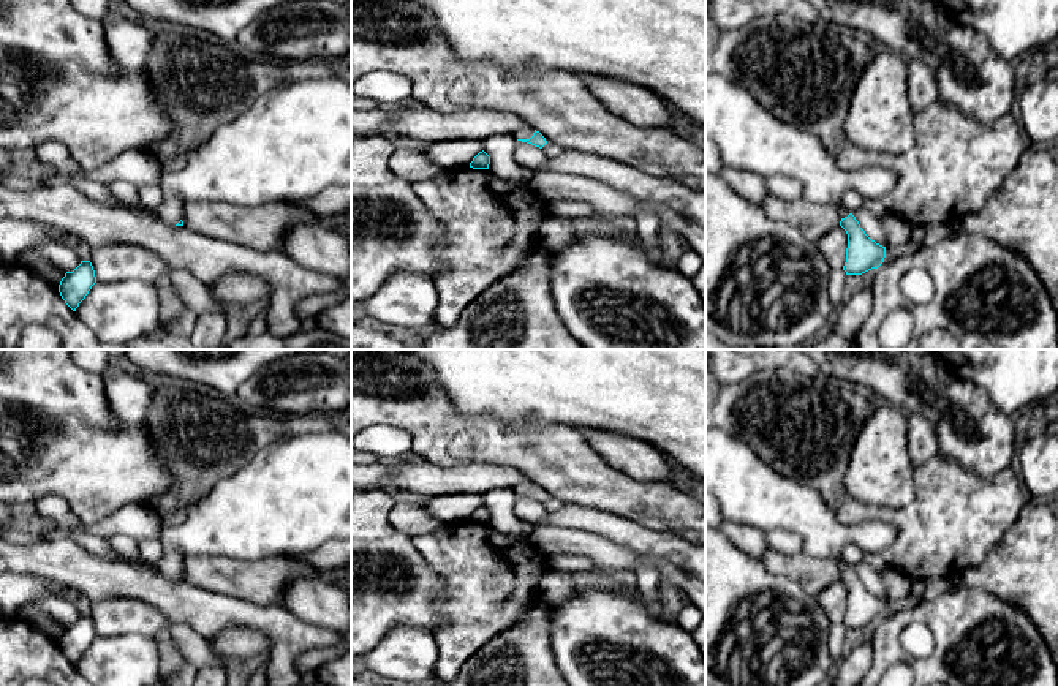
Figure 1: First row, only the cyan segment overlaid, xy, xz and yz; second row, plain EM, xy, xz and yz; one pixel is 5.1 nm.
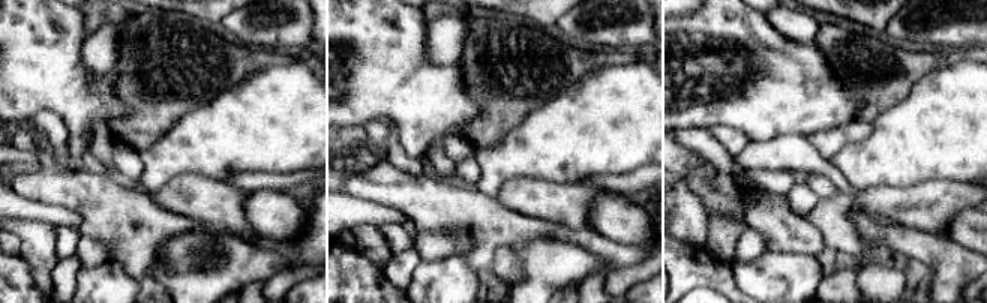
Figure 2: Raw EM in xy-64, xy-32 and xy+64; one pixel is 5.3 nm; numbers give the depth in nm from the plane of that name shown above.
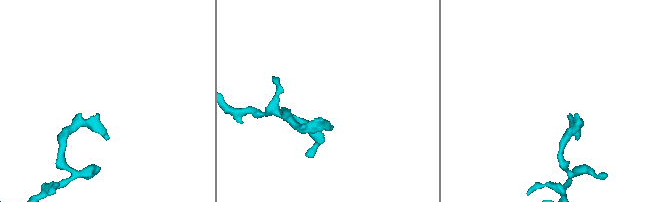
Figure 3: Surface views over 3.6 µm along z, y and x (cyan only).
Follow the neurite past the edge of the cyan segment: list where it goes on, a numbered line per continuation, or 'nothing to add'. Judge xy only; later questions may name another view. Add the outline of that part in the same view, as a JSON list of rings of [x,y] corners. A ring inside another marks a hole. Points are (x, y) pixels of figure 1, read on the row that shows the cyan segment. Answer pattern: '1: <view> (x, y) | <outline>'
1: xy (293, 143) | [[[340,76],[277,85],[242,115],[221,125],[206,142],[191,149],[179,171],[161,171],[160,182],[163,204],[158,213],[171,224],[183,218],[183,205],[188,201],[253,207],[277,201],[304,201],[329,187],[351,185],[351,85]]]

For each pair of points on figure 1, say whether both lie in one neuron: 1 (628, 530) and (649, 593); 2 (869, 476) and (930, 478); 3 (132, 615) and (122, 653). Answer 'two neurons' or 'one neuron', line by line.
1: one neuron
2: two neurons
3: two neurons

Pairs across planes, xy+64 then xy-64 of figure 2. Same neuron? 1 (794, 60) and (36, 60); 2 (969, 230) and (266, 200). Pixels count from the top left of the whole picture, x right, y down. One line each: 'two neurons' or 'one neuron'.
1: one neuron
2: one neuron

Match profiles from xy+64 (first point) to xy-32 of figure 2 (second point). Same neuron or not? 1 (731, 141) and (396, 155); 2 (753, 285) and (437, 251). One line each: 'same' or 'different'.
1: different
2: different

